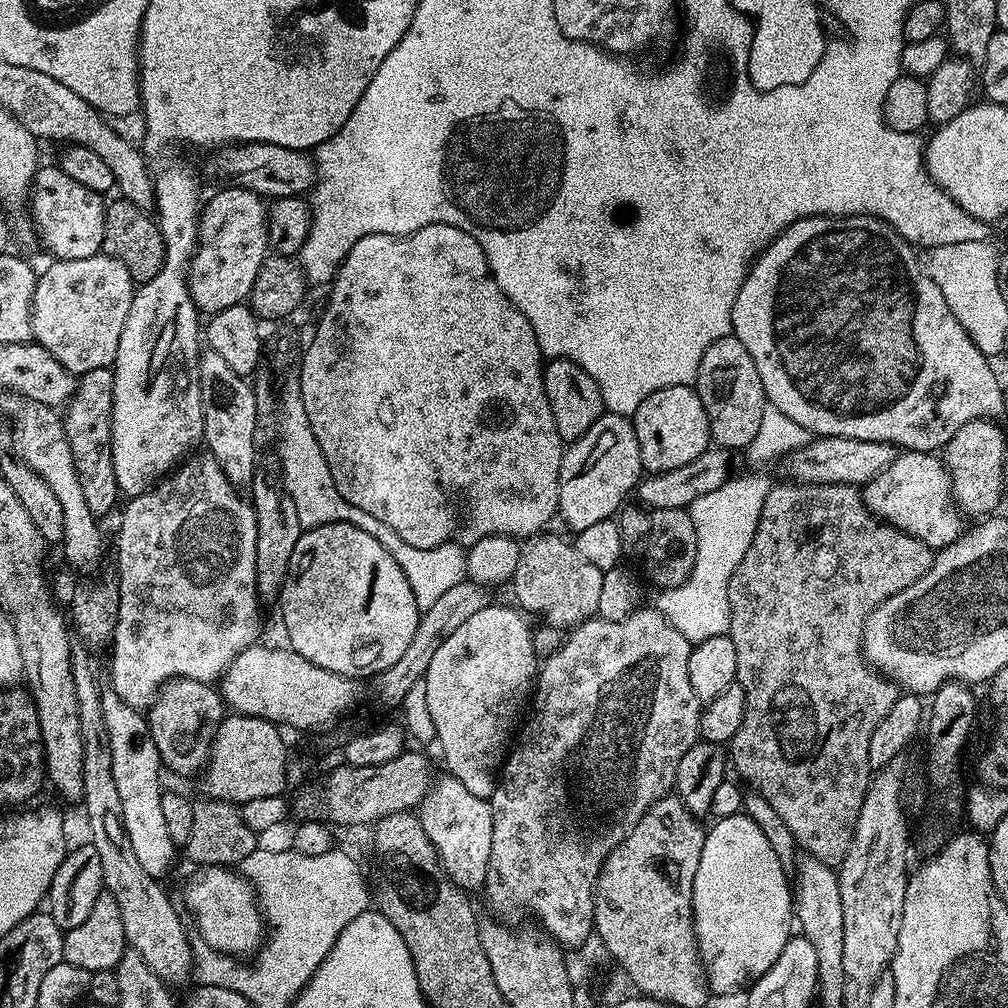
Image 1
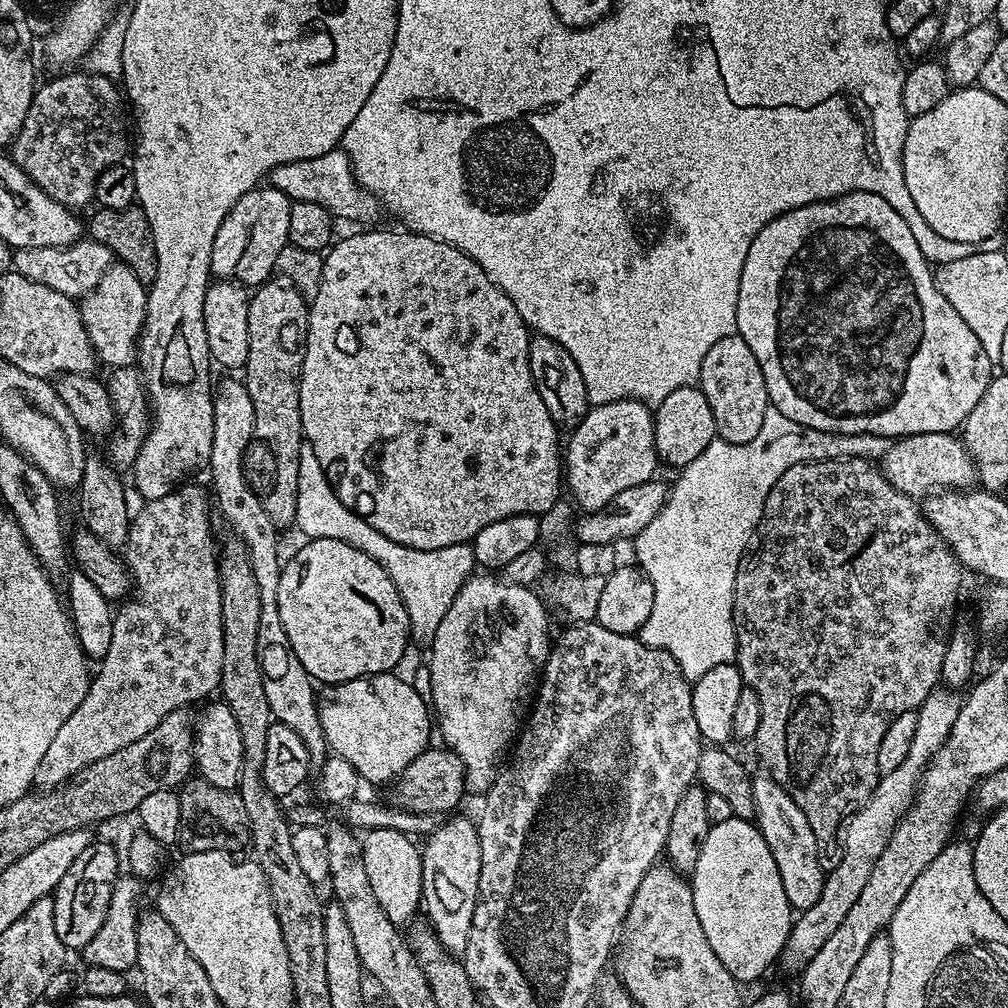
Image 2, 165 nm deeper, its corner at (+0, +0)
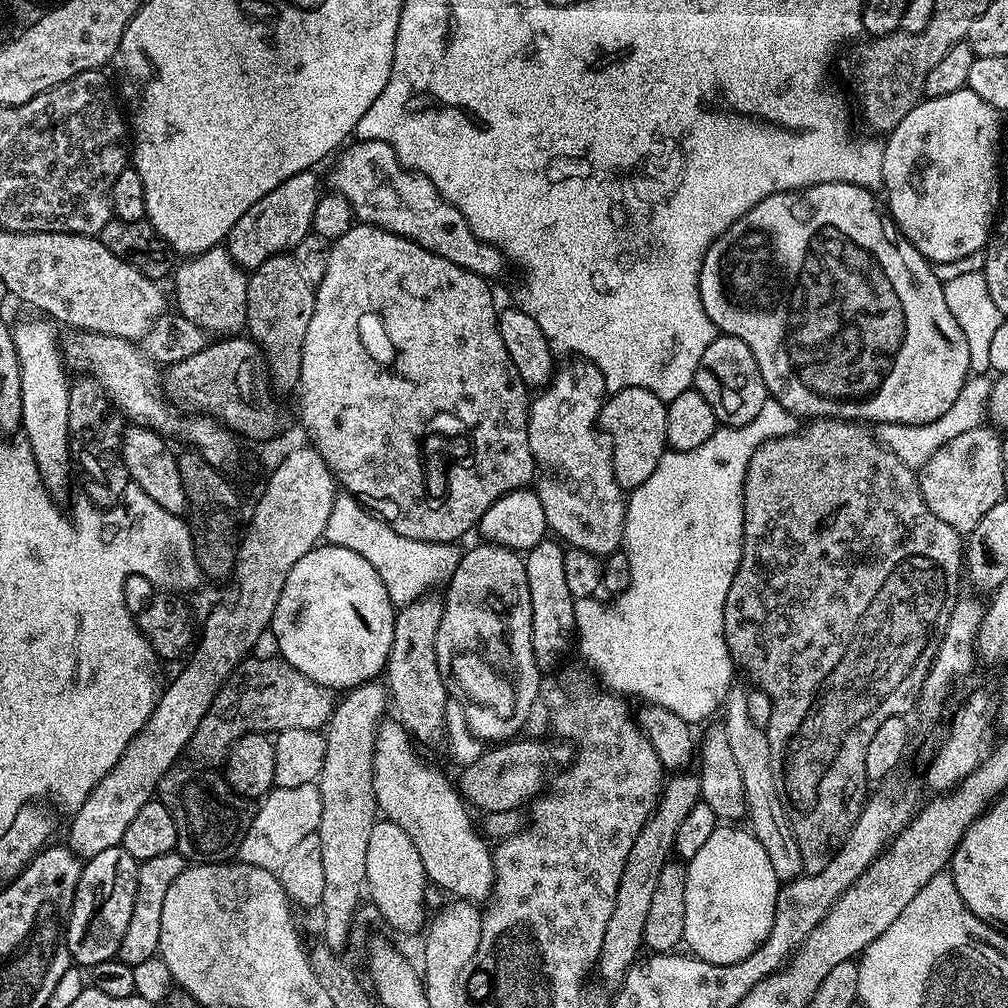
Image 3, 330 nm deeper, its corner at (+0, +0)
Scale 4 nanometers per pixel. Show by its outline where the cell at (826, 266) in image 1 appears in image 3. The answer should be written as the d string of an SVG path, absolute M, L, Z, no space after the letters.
M826 182L825 184L815 184L809 188L799 188L793 192L770 194L770 198L762 198L762 202L758 202L758 206L754 206L745 216L734 221L708 247L708 252L704 255L704 262L700 271L699 289L702 306L706 310L710 322L714 322L717 333L733 336L734 338L742 338L742 342L746 342L746 346L750 346L750 350L758 362L758 370L762 370L762 382L766 382L769 397L776 400L782 406L786 406L786 410L790 410L797 418L855 420L857 422L867 422L872 426L885 424L886 422L898 422L899 424L925 424L926 422L934 422L934 418L942 418L942 414L946 414L946 410L950 410L950 406L954 406L954 401L957 400L958 394L962 391L962 386L968 381L971 373L970 348L967 345L966 335L963 334L961 327L955 321L954 315L950 312L946 304L944 285L936 277L935 267L900 233L900 227L892 220L891 215L886 211L885 205L881 201L880 204L876 201L876 195L877 193L875 191L867 188L859 188L853 184L843 184L842 182Z

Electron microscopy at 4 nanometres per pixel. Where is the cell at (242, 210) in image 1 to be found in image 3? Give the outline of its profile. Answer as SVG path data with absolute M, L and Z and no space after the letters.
M309 170L294 174L294 178L286 178L286 182L270 190L270 194L258 198L258 202L254 202L254 206L250 206L250 210L246 210L238 222L234 222L226 247L236 264L245 270L254 270L272 256L295 250L298 242L308 236L312 231L314 210L322 195L316 174Z

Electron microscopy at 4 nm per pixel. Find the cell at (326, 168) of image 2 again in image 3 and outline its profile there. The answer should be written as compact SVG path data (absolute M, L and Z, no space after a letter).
M357 139L355 143L349 143L335 157L337 160L336 165L332 168L331 187L335 191L341 192L346 198L346 202L350 202L352 215L359 223L373 224L387 232L413 240L418 246L485 278L493 278L492 276L498 275L503 270L504 264L506 265L505 253L501 252L495 244L486 244L479 240L474 234L474 230L470 230L463 214L442 198L442 194L434 186L434 182L430 182L430 178L426 178L421 172L414 172L412 169L406 168L403 162L396 157L396 151L384 140Z

